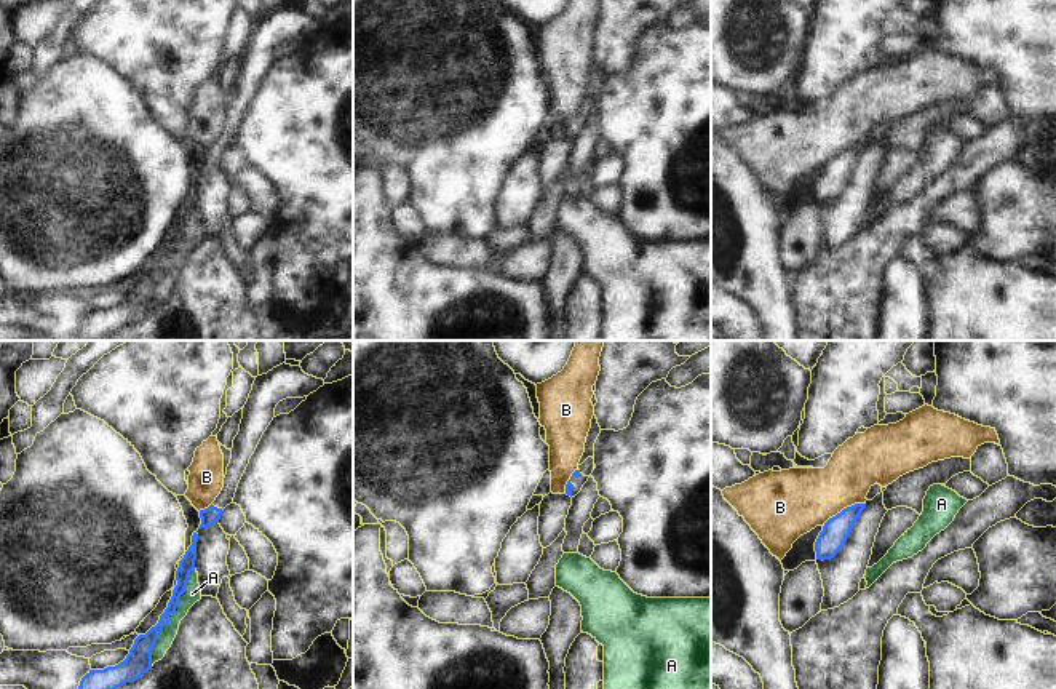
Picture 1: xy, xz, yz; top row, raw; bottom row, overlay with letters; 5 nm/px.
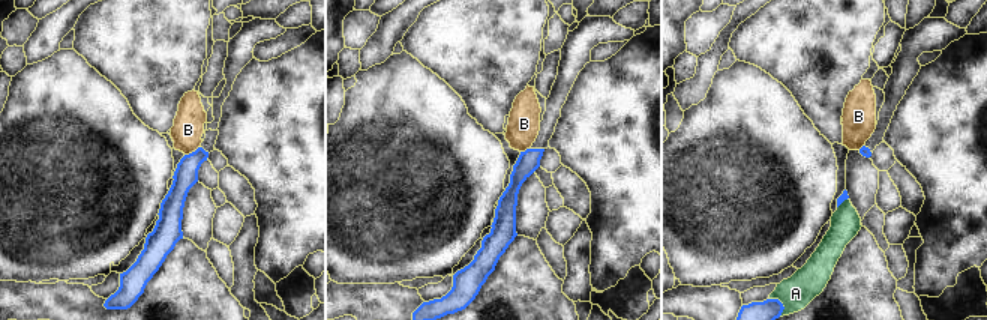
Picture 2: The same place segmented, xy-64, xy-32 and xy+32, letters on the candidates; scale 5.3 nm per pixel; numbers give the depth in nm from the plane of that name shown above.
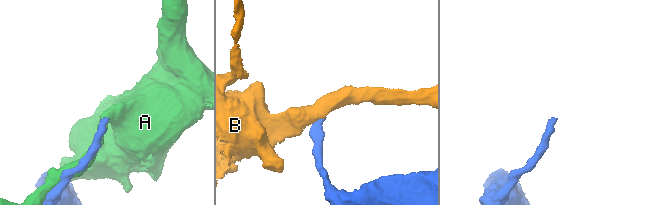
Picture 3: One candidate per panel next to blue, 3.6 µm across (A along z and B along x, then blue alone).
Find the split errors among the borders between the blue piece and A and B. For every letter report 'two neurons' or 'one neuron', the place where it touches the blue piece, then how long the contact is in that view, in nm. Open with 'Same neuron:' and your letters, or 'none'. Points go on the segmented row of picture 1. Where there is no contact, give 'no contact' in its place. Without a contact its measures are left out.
Same neuron: none
A: two neurons; contact xy (168, 617); length 550 nm
B: two neurons; contact yz (844, 509); length 240 nm

